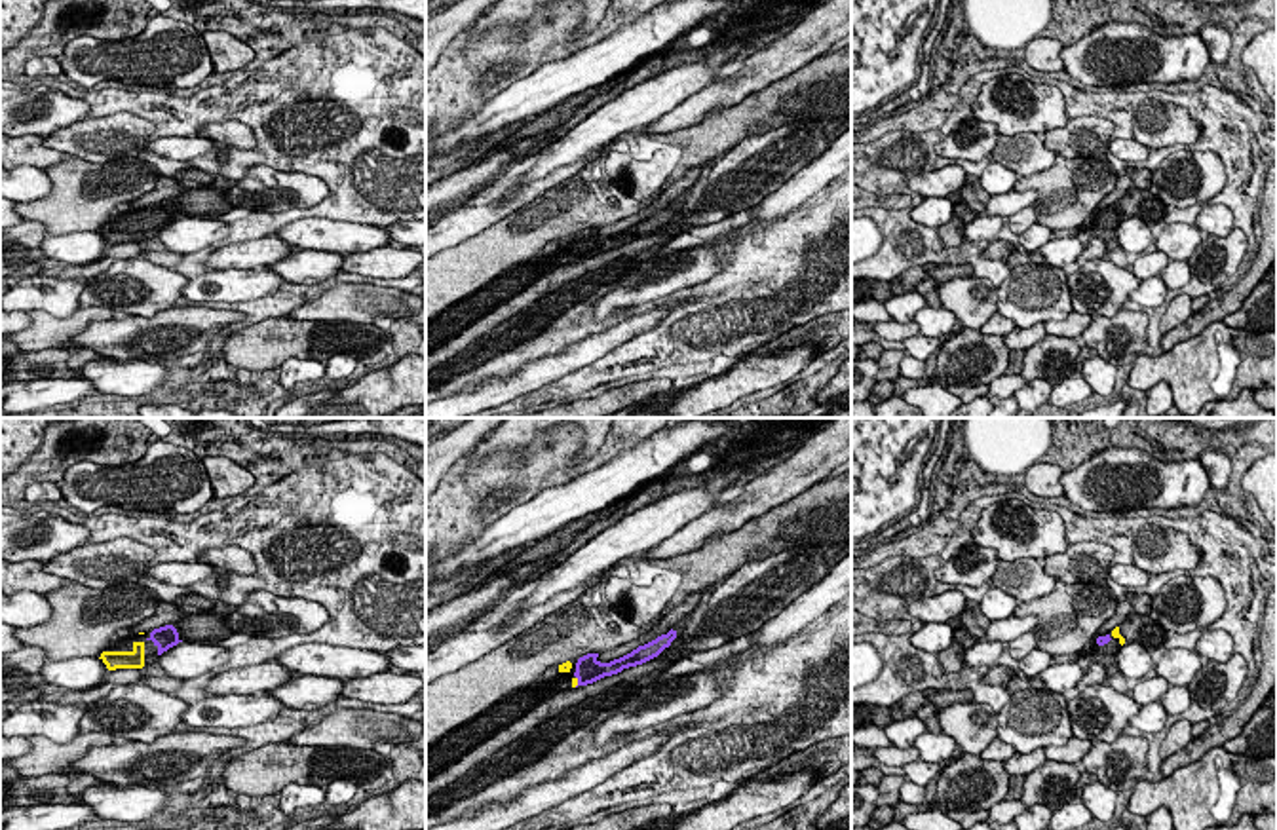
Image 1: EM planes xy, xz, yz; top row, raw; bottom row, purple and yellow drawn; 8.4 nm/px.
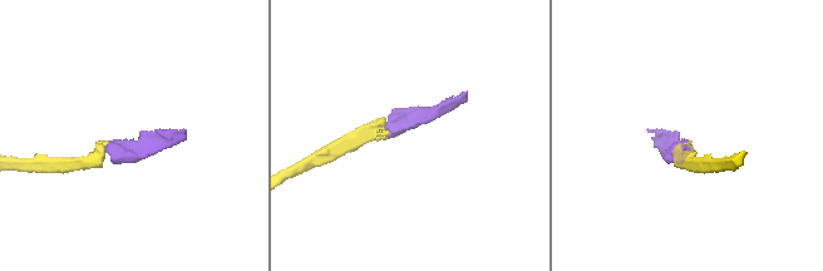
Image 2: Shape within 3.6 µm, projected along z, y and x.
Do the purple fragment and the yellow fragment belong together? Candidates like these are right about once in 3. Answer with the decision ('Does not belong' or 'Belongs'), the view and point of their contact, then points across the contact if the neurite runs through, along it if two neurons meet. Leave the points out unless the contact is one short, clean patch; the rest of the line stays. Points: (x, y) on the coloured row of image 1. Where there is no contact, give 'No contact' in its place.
Belongs. Touches purple at xz (578, 682). Path across: xz (588, 669), (578, 682), (574, 680)

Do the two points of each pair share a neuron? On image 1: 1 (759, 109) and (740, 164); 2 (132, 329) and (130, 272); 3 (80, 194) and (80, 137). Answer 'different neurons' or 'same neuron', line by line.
1: different neurons
2: different neurons
3: different neurons

